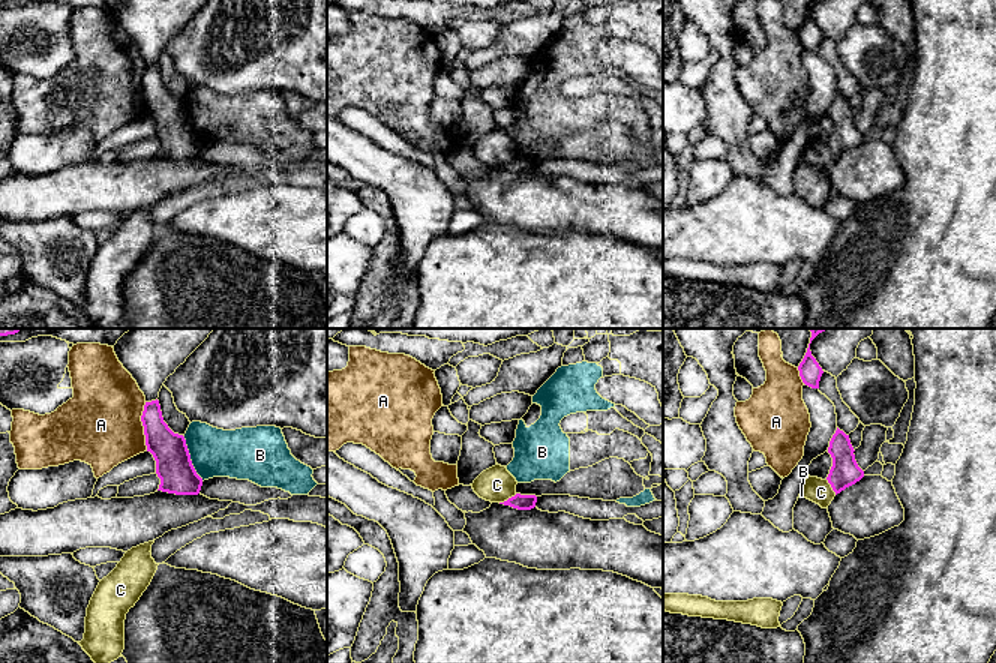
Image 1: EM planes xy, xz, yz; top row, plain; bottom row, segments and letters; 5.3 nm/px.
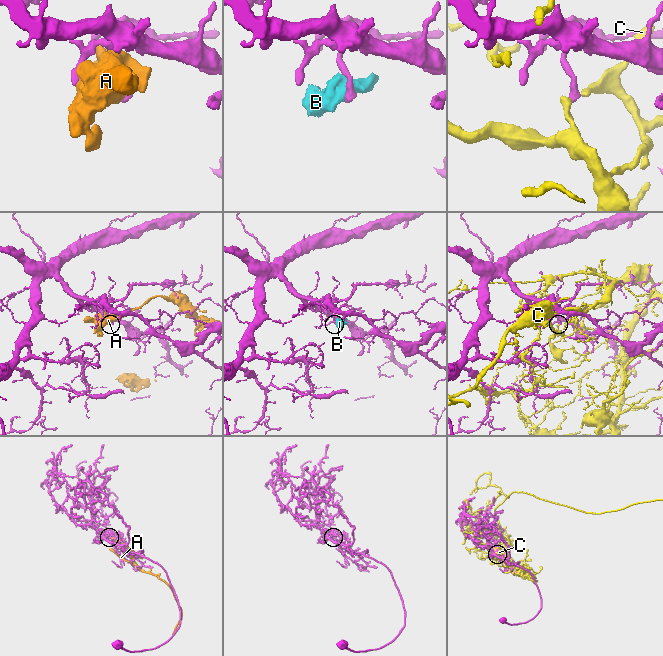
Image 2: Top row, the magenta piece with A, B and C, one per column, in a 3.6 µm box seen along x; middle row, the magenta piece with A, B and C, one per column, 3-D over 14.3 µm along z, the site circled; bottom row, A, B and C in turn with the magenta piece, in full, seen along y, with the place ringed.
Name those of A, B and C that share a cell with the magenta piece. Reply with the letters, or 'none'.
none

